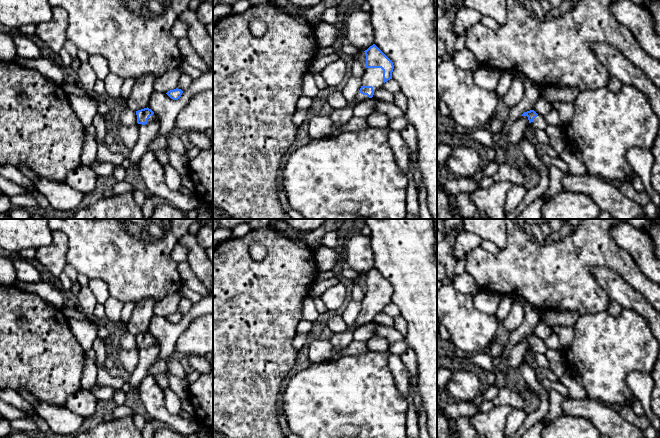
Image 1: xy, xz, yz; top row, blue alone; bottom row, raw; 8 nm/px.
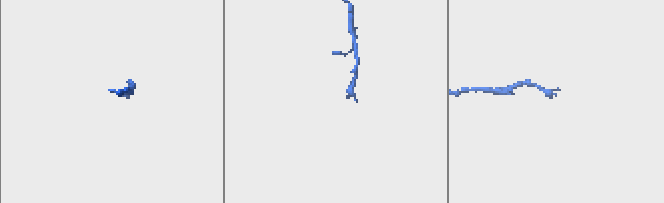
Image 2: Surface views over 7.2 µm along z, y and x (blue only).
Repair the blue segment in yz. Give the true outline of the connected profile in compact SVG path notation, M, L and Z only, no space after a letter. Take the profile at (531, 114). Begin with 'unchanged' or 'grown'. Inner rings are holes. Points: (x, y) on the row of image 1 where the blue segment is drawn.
grown; M534 110L524 112L522 116L527 116L530 126L535 128L536 130L545 130L548 126L545 118L540 114L537 114Z

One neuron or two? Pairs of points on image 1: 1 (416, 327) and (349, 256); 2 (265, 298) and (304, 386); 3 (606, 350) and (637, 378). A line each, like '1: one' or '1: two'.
1: two
2: two
3: two

